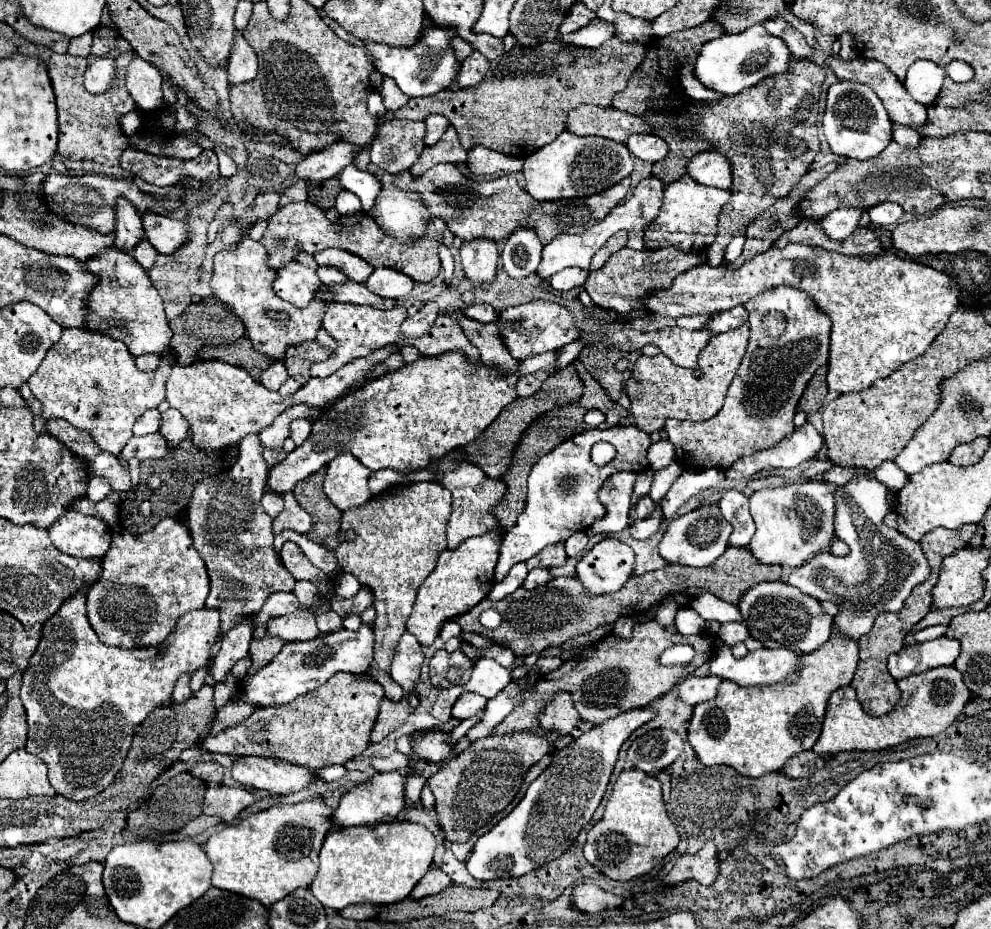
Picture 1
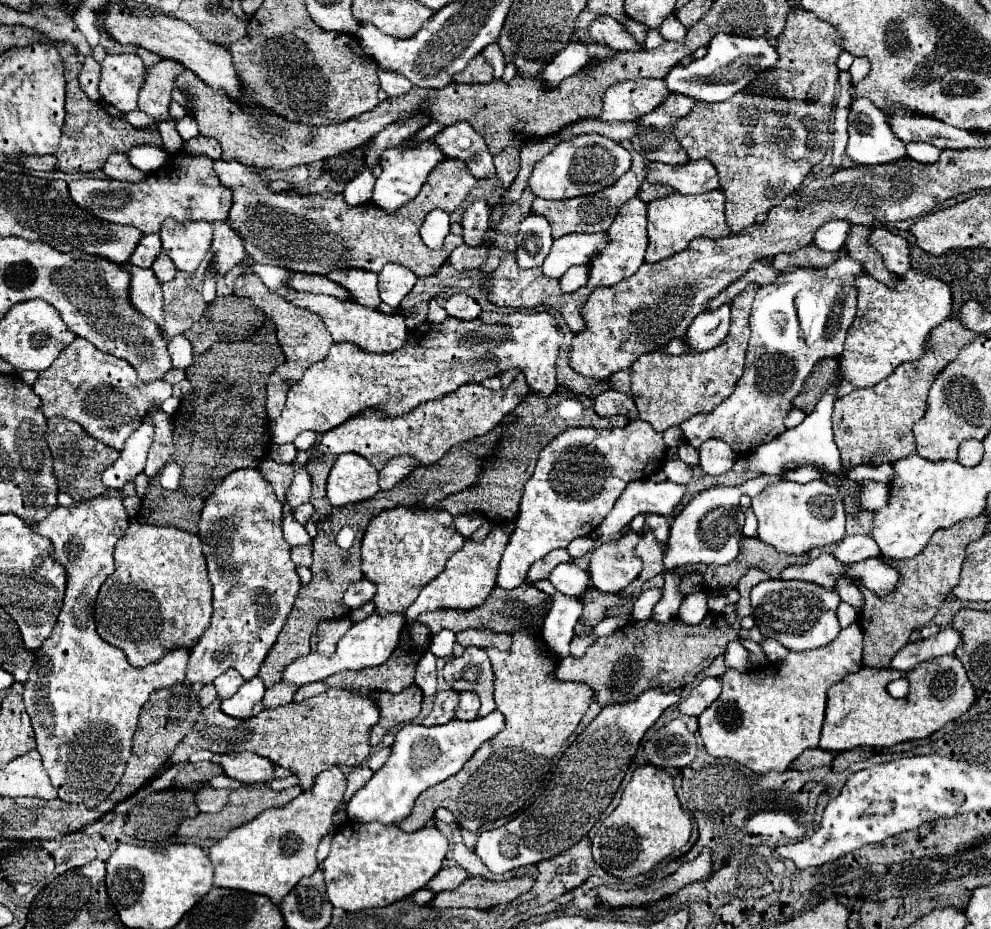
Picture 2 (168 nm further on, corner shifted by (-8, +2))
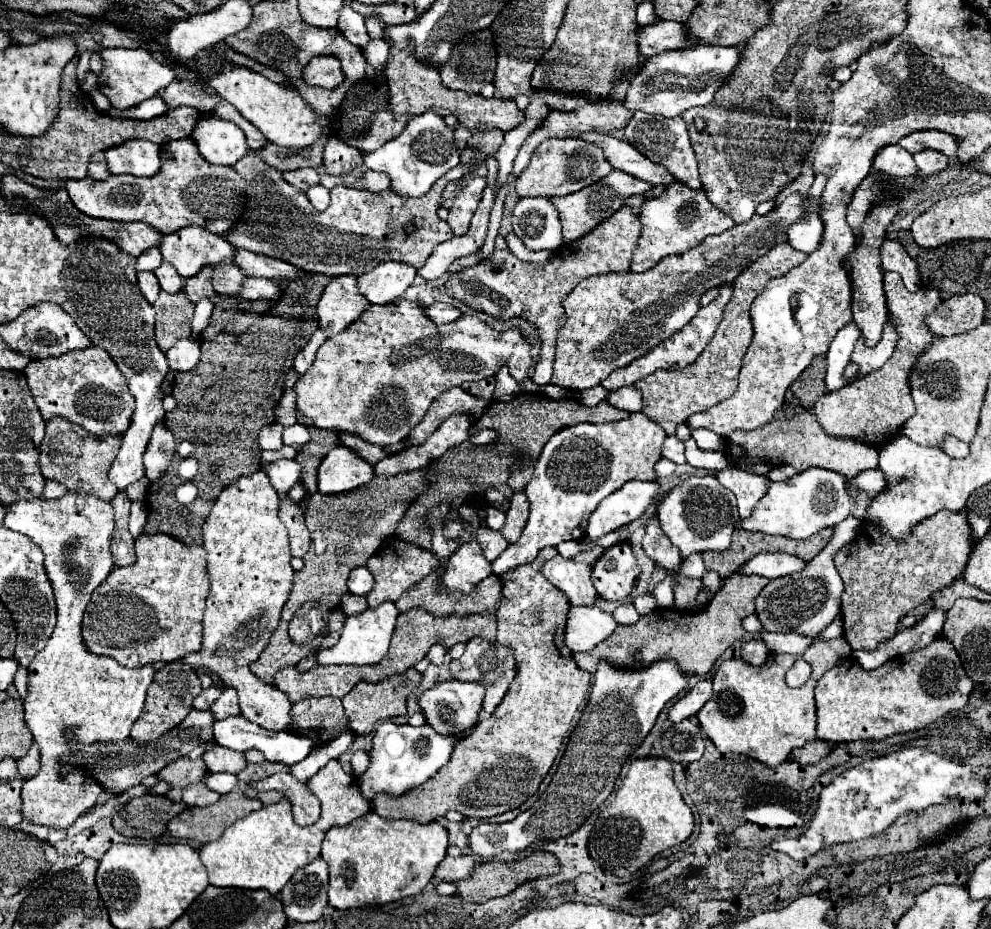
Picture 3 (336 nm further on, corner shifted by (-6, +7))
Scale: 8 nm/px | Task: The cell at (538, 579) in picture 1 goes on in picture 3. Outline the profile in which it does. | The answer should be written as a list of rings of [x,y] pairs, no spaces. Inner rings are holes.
[[[556,555],[554,559],[546,561],[542,573],[568,597],[570,605],[594,605],[596,589],[590,579],[590,565]]]

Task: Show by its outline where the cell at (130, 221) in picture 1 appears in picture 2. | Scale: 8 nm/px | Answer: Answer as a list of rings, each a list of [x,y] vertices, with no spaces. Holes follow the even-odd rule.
[[[144,234],[130,258],[130,264],[140,266],[140,268],[150,268],[160,252],[162,252],[160,236],[158,234]]]

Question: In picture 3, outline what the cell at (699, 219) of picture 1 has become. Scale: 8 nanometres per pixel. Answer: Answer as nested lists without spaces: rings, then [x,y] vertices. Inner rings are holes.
[[[674,183],[666,187],[660,197],[648,199],[640,207],[640,221],[642,221],[642,235],[632,255],[630,269],[634,273],[642,273],[652,269],[662,257],[666,255],[680,255],[694,247],[708,235],[718,235],[734,225],[734,219],[722,213],[716,205],[712,205],[702,189],[694,191],[682,183]]]

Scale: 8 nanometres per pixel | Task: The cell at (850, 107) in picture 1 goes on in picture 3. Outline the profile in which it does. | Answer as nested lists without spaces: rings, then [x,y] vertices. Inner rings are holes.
[[[886,145],[874,155],[872,167],[884,175],[890,177],[906,177],[906,175],[916,175],[918,167],[912,159],[912,155],[902,149],[900,145]]]

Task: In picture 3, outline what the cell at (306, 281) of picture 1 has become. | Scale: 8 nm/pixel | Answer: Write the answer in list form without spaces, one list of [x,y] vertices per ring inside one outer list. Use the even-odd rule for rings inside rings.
[[[192,225],[164,235],[160,243],[160,253],[164,261],[174,265],[180,277],[188,279],[194,277],[204,265],[220,265],[232,261],[236,257],[236,247],[232,247],[220,235]]]

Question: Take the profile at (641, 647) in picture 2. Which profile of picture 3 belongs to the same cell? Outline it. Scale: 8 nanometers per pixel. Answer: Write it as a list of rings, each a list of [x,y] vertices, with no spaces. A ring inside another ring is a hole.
[[[734,573],[724,581],[724,587],[716,597],[698,611],[678,611],[678,609],[656,609],[650,615],[642,615],[636,625],[624,627],[618,625],[616,631],[596,645],[588,653],[574,653],[572,659],[576,667],[596,673],[600,661],[608,661],[618,669],[646,669],[656,661],[676,661],[682,673],[686,675],[706,675],[716,659],[736,641],[744,637],[742,619],[754,613],[754,597],[768,583],[760,575],[742,575]]]

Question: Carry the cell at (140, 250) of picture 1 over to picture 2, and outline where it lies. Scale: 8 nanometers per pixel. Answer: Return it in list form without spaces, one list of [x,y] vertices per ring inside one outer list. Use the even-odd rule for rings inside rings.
[[[160,254],[160,256],[156,258],[152,270],[154,270],[156,278],[158,278],[162,284],[164,284],[164,282],[170,282],[172,276],[176,274],[176,268],[172,266],[172,260],[170,260],[168,256],[164,256],[164,254]]]

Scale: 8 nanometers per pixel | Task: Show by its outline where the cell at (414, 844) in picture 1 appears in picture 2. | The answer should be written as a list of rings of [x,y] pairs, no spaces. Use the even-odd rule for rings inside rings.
[[[348,820],[334,834],[330,854],[322,866],[326,894],[332,906],[346,912],[394,904],[424,888],[442,868],[446,852],[446,836],[432,826],[408,834],[396,826],[380,826],[380,822]]]

